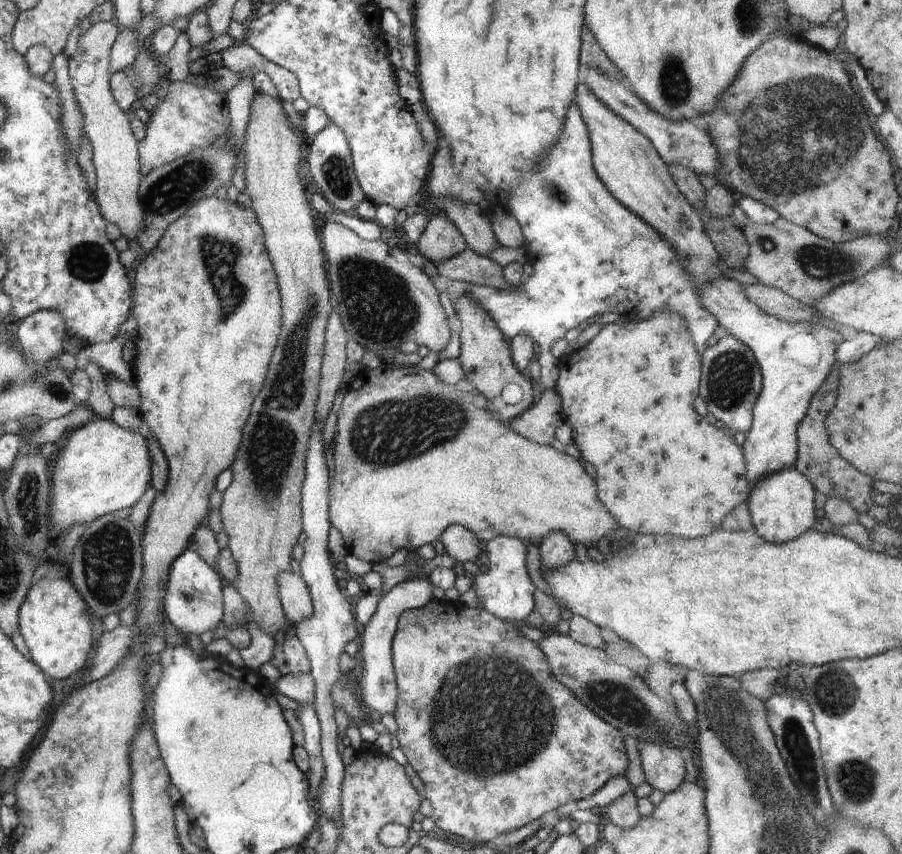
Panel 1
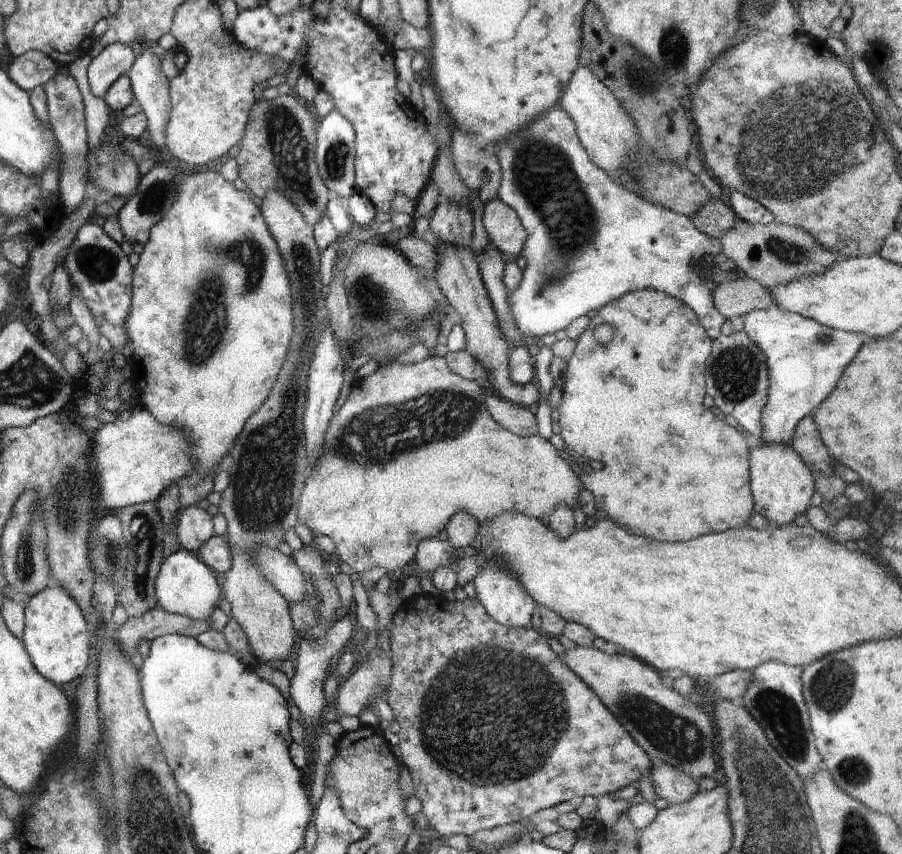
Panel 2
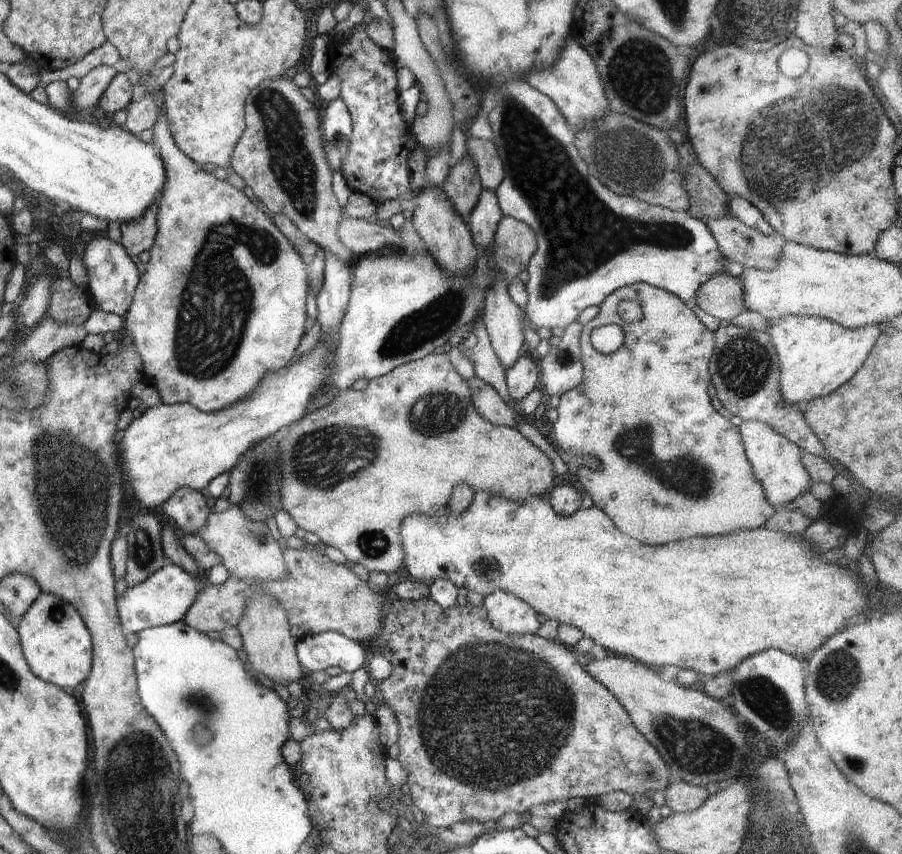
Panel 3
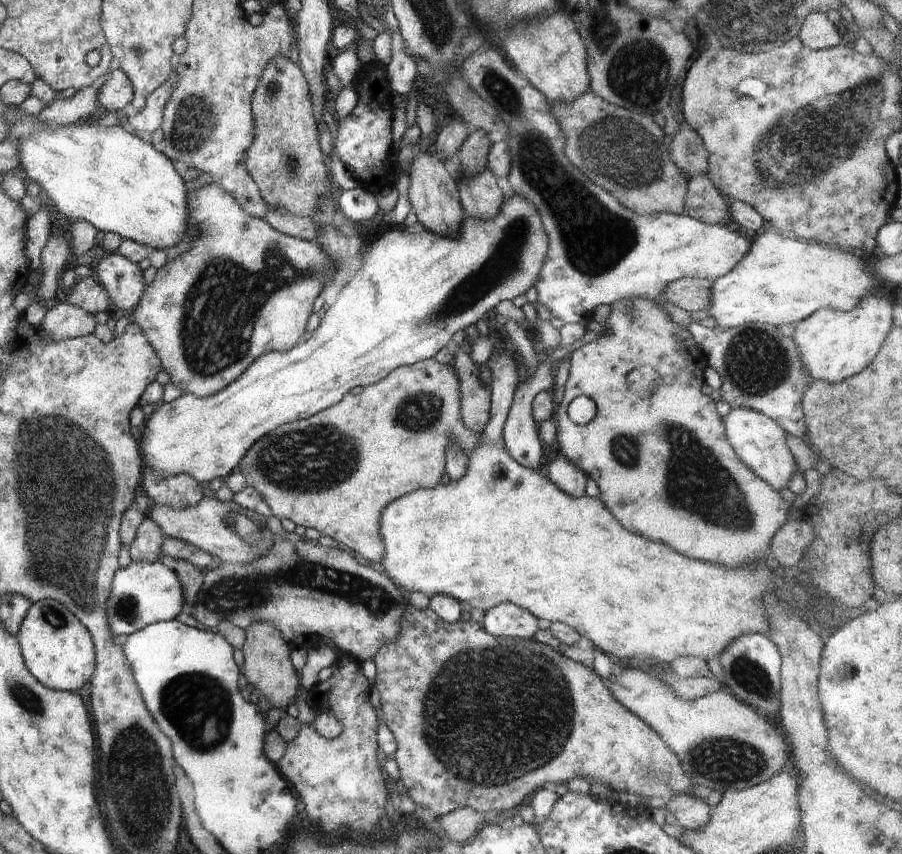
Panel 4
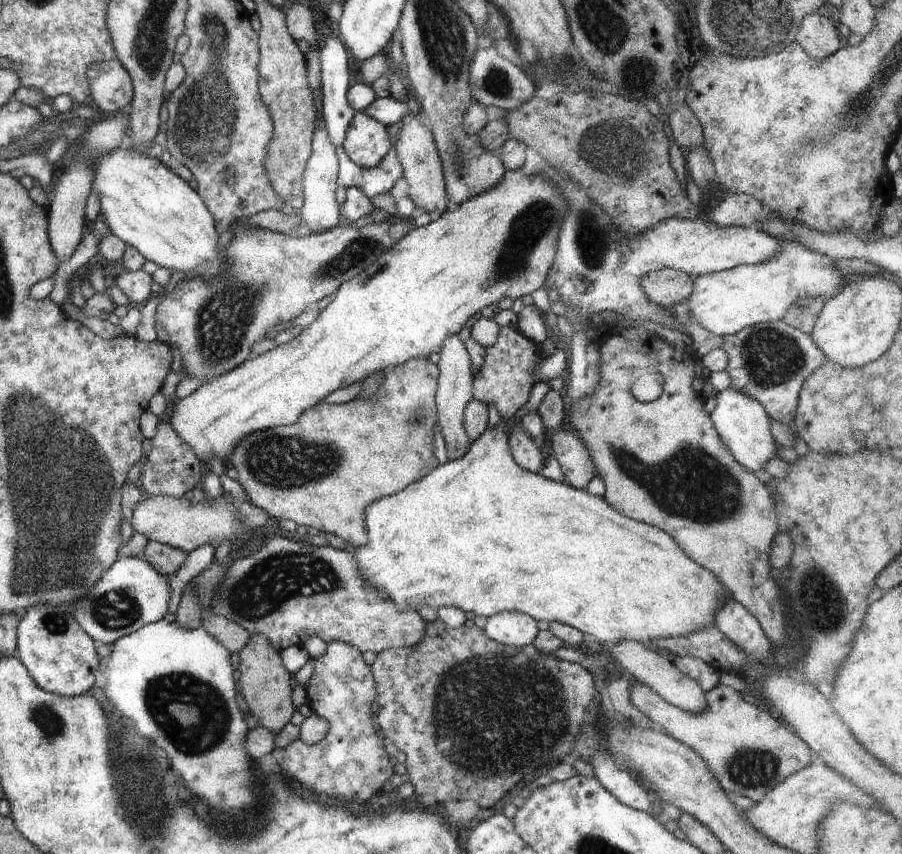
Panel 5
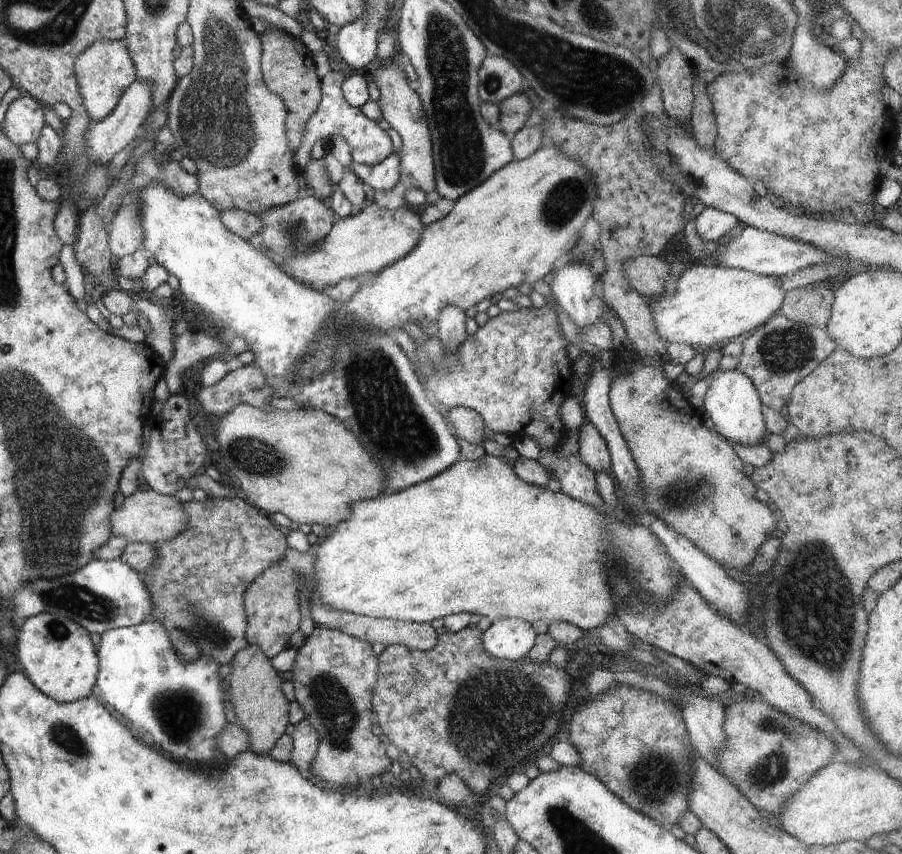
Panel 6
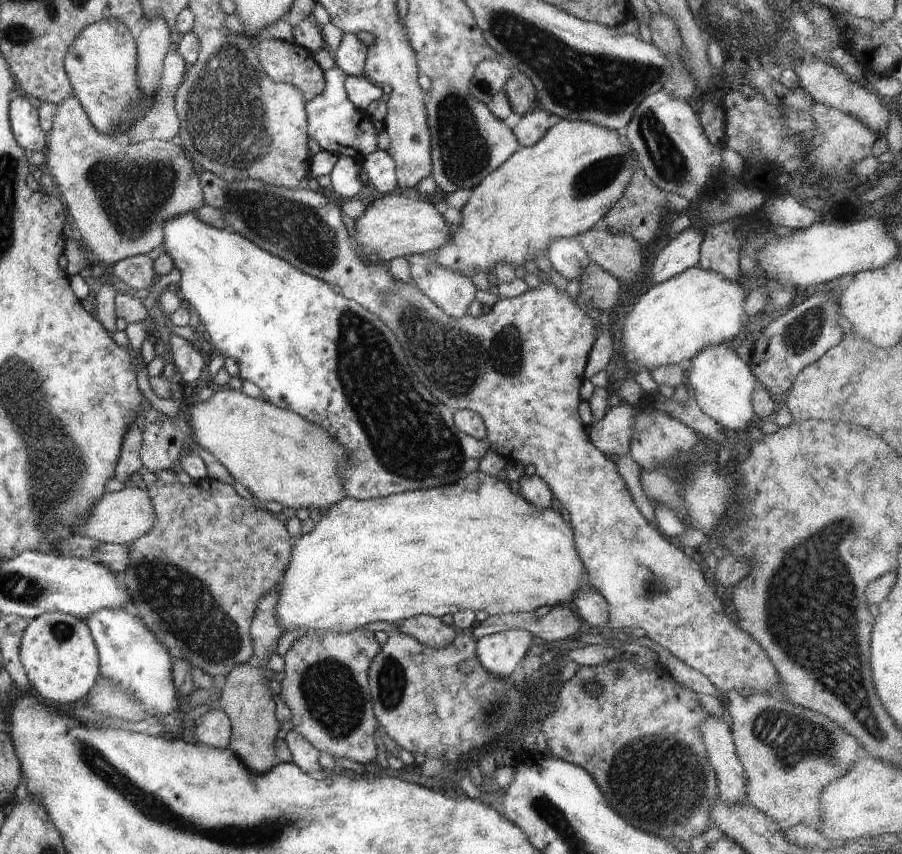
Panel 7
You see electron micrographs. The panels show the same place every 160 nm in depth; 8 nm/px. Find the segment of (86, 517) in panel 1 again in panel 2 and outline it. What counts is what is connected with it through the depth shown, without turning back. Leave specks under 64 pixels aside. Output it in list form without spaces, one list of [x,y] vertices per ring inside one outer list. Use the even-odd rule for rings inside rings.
[[[139,405],[132,412],[129,420],[118,417],[91,432],[91,462],[98,476],[97,501],[106,513],[146,502],[156,503],[168,486],[188,482],[196,468],[192,460],[192,442],[184,430],[156,422],[156,418]]]

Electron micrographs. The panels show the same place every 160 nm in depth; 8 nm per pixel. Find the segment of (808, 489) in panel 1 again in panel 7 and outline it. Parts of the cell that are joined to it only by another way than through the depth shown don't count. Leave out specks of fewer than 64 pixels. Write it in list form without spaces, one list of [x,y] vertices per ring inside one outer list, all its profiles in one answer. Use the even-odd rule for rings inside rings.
[[[720,343],[705,347],[692,359],[690,370],[690,384],[694,387],[696,402],[704,414],[707,414],[726,432],[748,430],[758,422],[753,411],[752,397],[758,382],[750,365],[731,348],[730,343]]]

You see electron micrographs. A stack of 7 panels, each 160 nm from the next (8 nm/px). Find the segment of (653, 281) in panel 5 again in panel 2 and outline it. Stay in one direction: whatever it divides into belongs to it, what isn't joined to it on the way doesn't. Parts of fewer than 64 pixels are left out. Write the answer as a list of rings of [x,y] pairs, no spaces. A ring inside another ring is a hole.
[[[741,274],[737,278],[731,277],[728,282],[715,285],[712,302],[722,317],[730,320],[754,310],[776,307],[770,289]]]

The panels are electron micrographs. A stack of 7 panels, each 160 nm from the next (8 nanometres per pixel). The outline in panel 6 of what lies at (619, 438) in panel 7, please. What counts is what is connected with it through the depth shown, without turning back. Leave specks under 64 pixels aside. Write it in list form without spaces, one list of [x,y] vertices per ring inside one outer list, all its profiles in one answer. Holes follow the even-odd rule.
[[[590,422],[579,426],[577,457],[594,473],[611,467],[611,456],[606,441]]]

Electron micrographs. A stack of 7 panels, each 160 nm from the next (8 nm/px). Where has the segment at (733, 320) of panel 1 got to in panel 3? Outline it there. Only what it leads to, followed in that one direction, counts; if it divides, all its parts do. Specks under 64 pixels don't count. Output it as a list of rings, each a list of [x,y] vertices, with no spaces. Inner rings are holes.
[[[794,315],[770,319],[765,333],[770,337],[779,360],[779,381],[783,401],[790,409],[803,411],[805,404],[811,400],[822,398],[838,390],[844,382],[848,382],[856,370],[864,364],[870,354],[881,330],[878,325],[868,325],[859,329],[847,329],[835,322],[820,317],[797,317]]]

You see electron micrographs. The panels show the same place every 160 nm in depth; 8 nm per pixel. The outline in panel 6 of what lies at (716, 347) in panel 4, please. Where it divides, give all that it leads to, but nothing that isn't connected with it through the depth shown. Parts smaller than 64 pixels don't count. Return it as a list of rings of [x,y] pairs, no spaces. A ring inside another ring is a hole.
[[[780,314],[774,315],[741,341],[743,351],[736,369],[754,383],[761,404],[779,413],[791,401],[792,389],[796,384],[802,382],[837,349],[837,344],[825,328],[795,323]]]

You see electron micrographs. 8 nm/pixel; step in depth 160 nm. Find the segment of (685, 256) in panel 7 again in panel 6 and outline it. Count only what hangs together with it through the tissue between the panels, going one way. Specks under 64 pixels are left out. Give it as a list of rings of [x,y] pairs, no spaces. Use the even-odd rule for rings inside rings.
[[[706,207],[694,220],[694,226],[702,239],[716,242],[738,228],[740,222],[734,215]]]

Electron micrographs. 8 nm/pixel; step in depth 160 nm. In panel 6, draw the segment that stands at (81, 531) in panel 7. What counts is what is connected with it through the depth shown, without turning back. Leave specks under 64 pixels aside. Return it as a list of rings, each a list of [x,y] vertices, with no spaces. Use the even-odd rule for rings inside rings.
[[[139,489],[129,497],[126,497],[121,509],[111,513],[111,529],[114,535],[124,537],[128,543],[150,543],[155,545],[160,542],[168,542],[183,533],[189,525],[185,510],[174,495],[161,495],[155,490]]]

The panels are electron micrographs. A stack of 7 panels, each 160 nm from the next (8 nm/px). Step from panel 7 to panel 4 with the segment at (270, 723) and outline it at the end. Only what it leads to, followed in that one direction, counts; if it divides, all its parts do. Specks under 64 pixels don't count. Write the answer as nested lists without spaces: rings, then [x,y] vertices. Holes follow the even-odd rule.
[[[255,622],[245,628],[246,642],[241,648],[244,654],[243,674],[254,686],[255,697],[264,696],[270,700],[272,708],[286,711],[301,693],[300,673],[290,660],[292,647],[282,638],[281,632],[271,622]]]

